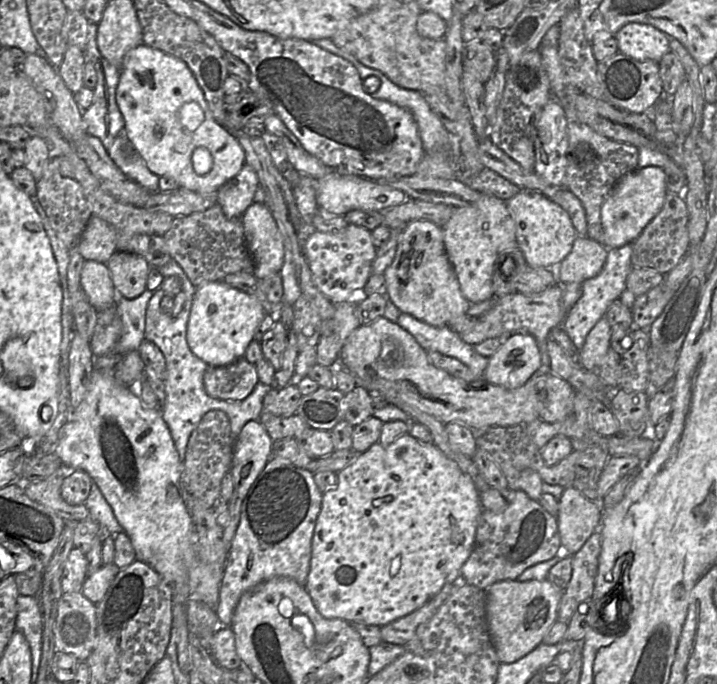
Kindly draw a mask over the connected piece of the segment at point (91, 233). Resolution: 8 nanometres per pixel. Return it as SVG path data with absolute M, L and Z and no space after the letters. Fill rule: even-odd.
M92 216L80 237L78 251L84 260L106 264L117 252L117 236L114 228L101 218Z

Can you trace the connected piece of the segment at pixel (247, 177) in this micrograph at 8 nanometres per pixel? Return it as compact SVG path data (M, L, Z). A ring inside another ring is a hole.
M245 164L234 178L219 189L216 203L221 206L227 218L241 217L254 203L258 187L259 180L256 172Z

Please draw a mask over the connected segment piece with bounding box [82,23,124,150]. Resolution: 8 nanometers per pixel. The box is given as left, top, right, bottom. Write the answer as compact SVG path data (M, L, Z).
M89 23L85 58L86 62L91 62L94 65L97 74L97 84L93 89L92 104L88 109L82 110L82 116L86 133L98 138L105 150L109 150L117 135L124 132L124 119L116 103L116 89L120 70L102 56L97 44L97 29L98 24Z

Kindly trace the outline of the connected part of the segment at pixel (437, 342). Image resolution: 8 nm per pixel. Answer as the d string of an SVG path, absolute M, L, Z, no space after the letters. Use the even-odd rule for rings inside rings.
M401 312L396 323L411 334L425 351L453 357L465 364L478 378L483 378L489 358L478 354L449 326L432 326Z

